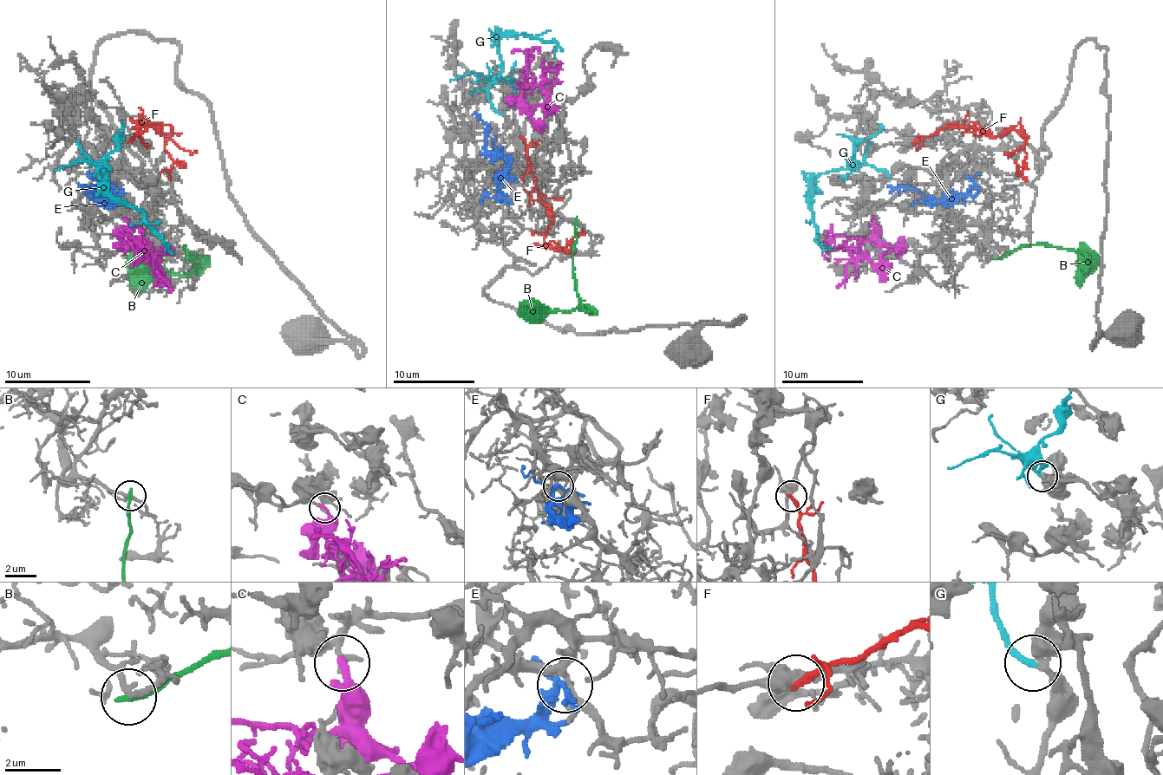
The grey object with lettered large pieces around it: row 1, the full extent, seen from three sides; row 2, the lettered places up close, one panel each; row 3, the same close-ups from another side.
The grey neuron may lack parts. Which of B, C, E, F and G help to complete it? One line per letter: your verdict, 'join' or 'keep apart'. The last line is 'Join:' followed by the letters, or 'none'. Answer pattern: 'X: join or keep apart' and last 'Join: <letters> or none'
B: keep apart
C: keep apart
E: keep apart
F: keep apart
G: join
Join: G

